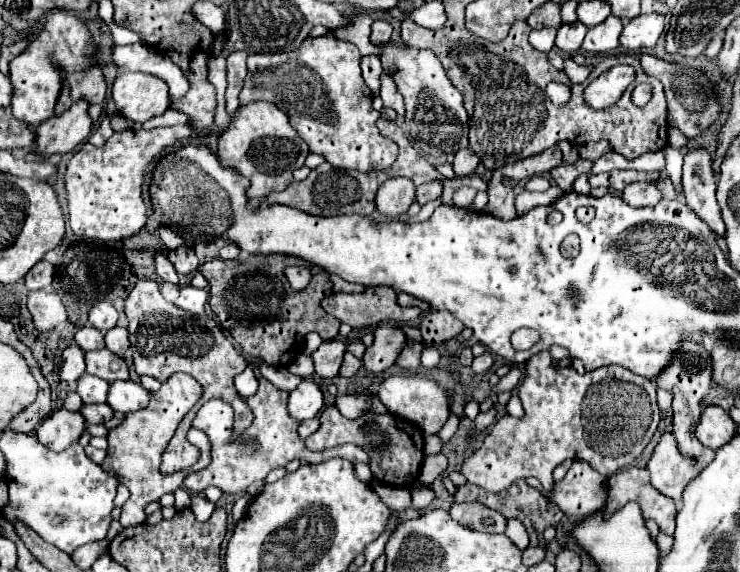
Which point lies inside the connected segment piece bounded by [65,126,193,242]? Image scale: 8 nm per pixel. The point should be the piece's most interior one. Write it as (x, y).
(103, 184)

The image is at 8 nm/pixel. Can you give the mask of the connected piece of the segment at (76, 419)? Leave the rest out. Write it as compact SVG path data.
M61 408L43 420L43 424L37 428L37 440L55 452L61 452L77 442L83 430L85 418L81 412L69 412Z

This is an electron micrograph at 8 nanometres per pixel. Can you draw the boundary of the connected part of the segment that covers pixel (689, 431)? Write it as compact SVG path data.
M685 340L681 356L683 358L675 358L671 362L671 366L661 372L661 376L657 378L657 384L659 384L659 388L665 388L673 394L673 436L677 438L681 454L699 462L699 458L703 454L703 444L695 438L693 428L699 422L701 400L705 398L705 394L711 388L711 358L709 358L705 346L695 340Z

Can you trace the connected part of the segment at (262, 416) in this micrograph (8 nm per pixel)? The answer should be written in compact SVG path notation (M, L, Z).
M263 376L259 378L259 390L253 396L243 397L251 409L253 422L251 426L237 438L233 438L233 410L223 400L209 400L197 412L193 426L203 430L211 442L211 462L207 468L199 472L189 472L183 480L183 488L189 494L201 494L209 486L217 486L225 494L241 494L251 482L263 480L271 470L285 466L293 458L301 460L303 464L321 464L329 458L345 458L349 462L367 462L369 456L359 446L343 444L323 452L311 452L305 448L305 442L297 434L299 422L287 416L287 392L275 388Z

